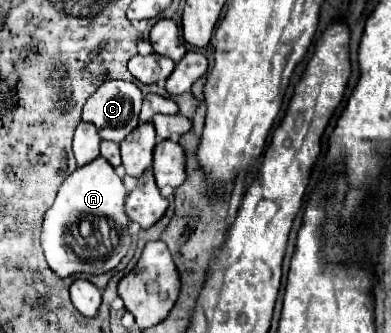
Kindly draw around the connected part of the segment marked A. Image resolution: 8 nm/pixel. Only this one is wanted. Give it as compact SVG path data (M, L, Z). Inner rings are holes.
M102 156L80 166L66 178L66 182L62 182L58 198L44 216L42 224L42 248L48 266L58 276L66 278L76 272L102 274L120 264L130 248L126 234L130 218L124 212L124 198L126 188L122 178Z

